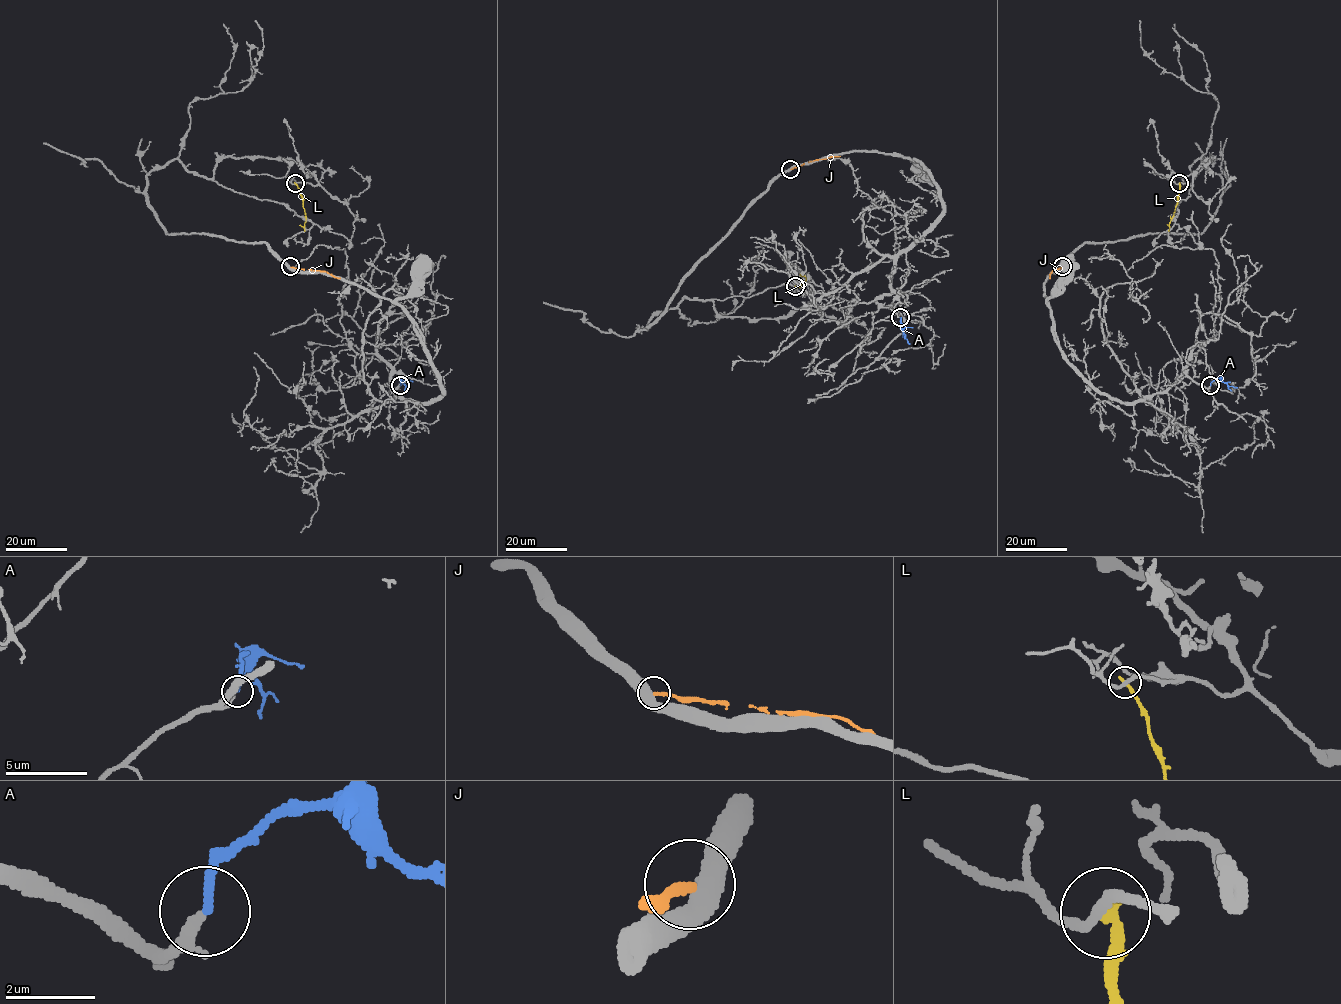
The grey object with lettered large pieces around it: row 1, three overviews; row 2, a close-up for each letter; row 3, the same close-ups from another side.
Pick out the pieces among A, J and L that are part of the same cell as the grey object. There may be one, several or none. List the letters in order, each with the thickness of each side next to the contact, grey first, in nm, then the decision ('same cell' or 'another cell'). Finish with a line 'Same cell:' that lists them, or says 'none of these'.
A: calibres 170 and 220 nm; same cell
J: calibres 500 and 200 nm; another cell
L: calibres 240 and 280 nm; another cell
Same cell: A

